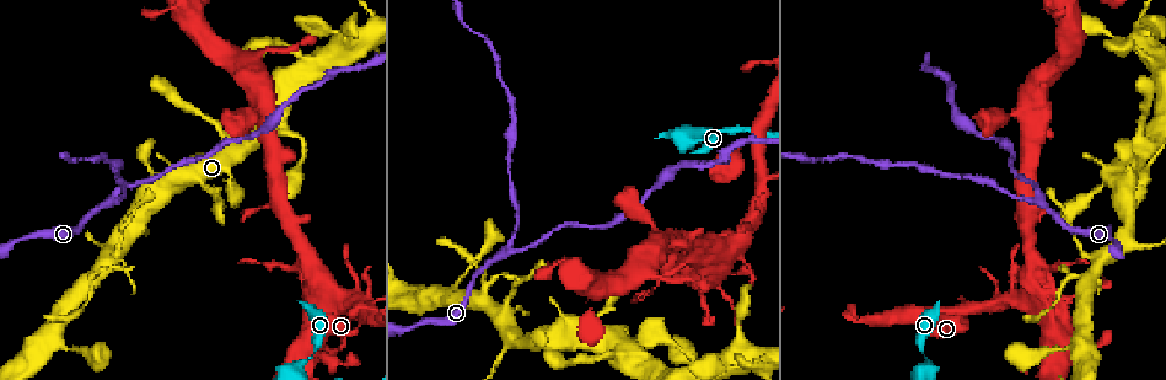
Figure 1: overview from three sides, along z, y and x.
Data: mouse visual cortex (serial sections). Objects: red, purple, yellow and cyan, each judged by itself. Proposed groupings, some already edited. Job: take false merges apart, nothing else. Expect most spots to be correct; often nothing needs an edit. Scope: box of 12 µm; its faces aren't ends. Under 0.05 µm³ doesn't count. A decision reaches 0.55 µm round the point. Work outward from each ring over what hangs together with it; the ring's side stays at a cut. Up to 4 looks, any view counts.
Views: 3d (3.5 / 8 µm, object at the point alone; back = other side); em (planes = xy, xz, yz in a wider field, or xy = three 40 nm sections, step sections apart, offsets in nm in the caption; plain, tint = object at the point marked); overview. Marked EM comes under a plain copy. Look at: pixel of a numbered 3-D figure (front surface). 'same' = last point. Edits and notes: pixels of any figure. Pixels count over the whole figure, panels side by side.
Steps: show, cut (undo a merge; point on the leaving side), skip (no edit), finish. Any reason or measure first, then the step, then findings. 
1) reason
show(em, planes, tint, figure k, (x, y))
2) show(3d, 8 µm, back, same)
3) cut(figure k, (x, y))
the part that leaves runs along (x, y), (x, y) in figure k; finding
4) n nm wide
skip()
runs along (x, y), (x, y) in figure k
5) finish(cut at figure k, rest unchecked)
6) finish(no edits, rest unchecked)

three-way junction
show(em, xy, step 5, tint, figure 1, (110, 199))

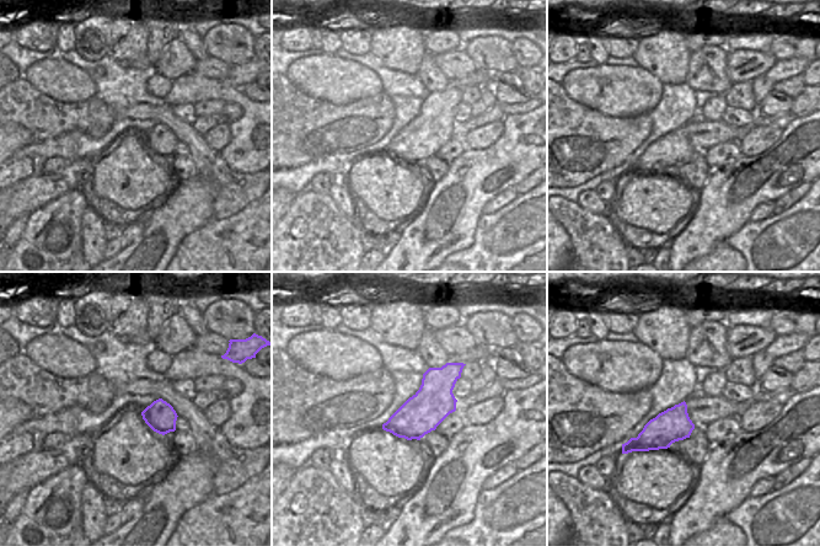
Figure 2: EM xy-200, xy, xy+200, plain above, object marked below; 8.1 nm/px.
show(3d, 3.5 µm, same)

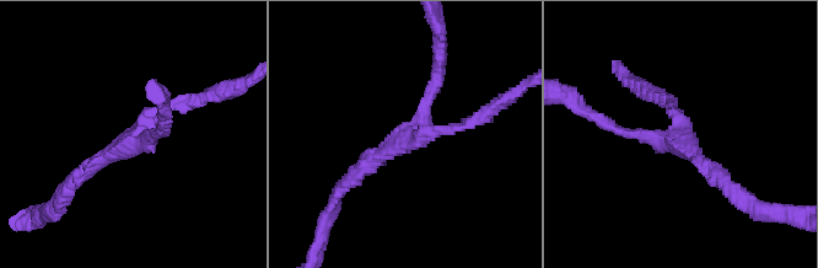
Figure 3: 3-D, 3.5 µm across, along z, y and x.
arms of 150, 150, 200 nm
skip()
runs along (75, 177), (200, 98) in figure 3; continuous, no second cell

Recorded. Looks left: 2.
sharp bend
show(3d, 3.5 µm, figure 1, (924, 357))

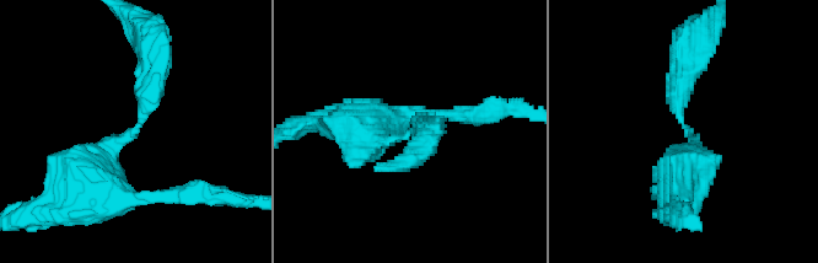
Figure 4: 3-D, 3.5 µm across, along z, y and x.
arms of 300, 600 nm; shape alone is not enough
show(em, xy, step 3, tint, figure 4, (125, 132))

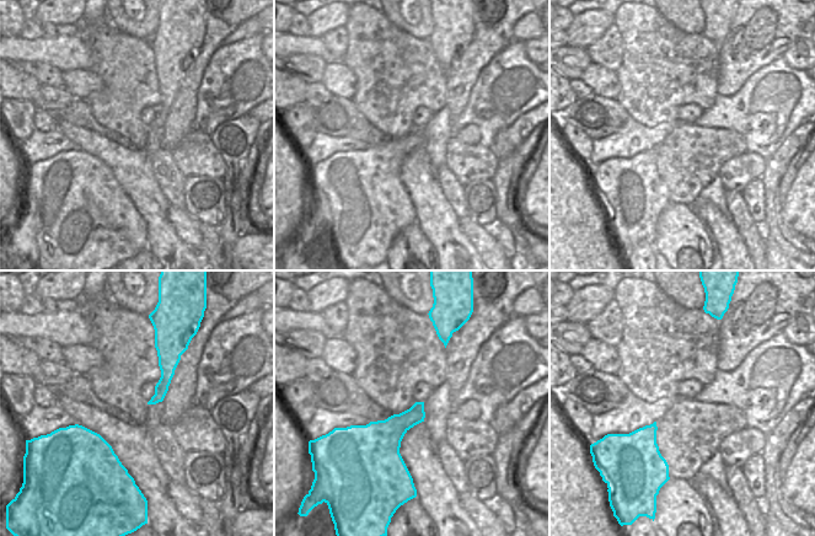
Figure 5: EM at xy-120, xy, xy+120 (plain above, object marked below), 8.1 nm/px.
220 nm wide
skip()
runs along (150, 65), (143, 118), (93, 164), (112, 194) in figure 4; continuous, no second cell

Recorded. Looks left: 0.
finish(no edits, rest unchecked)

